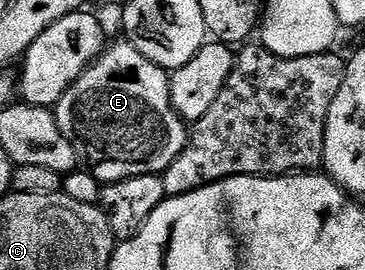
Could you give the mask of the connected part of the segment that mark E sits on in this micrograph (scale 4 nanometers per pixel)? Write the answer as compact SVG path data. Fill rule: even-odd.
M121 40L107 47L96 61L91 62L70 84L70 88L56 101L54 107L56 123L70 140L70 148L74 148L77 159L86 164L89 174L93 174L101 182L121 182L134 176L163 175L165 170L178 160L182 148L188 142L189 127L172 106L170 100L170 74L154 65L142 52L132 47L131 42Z

